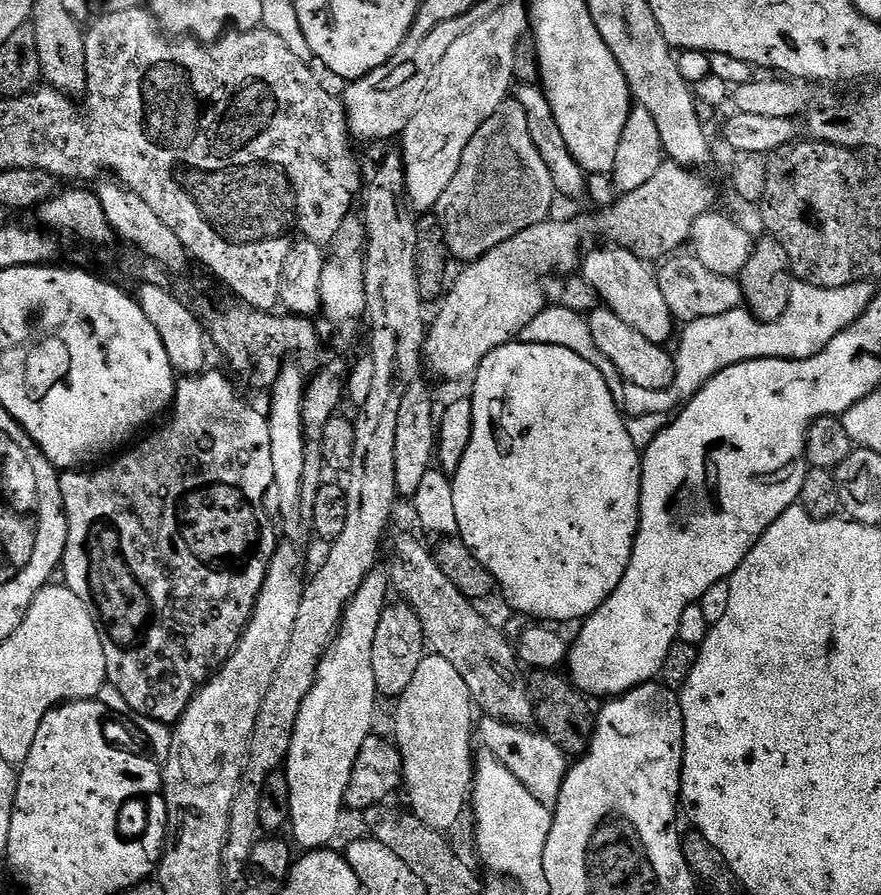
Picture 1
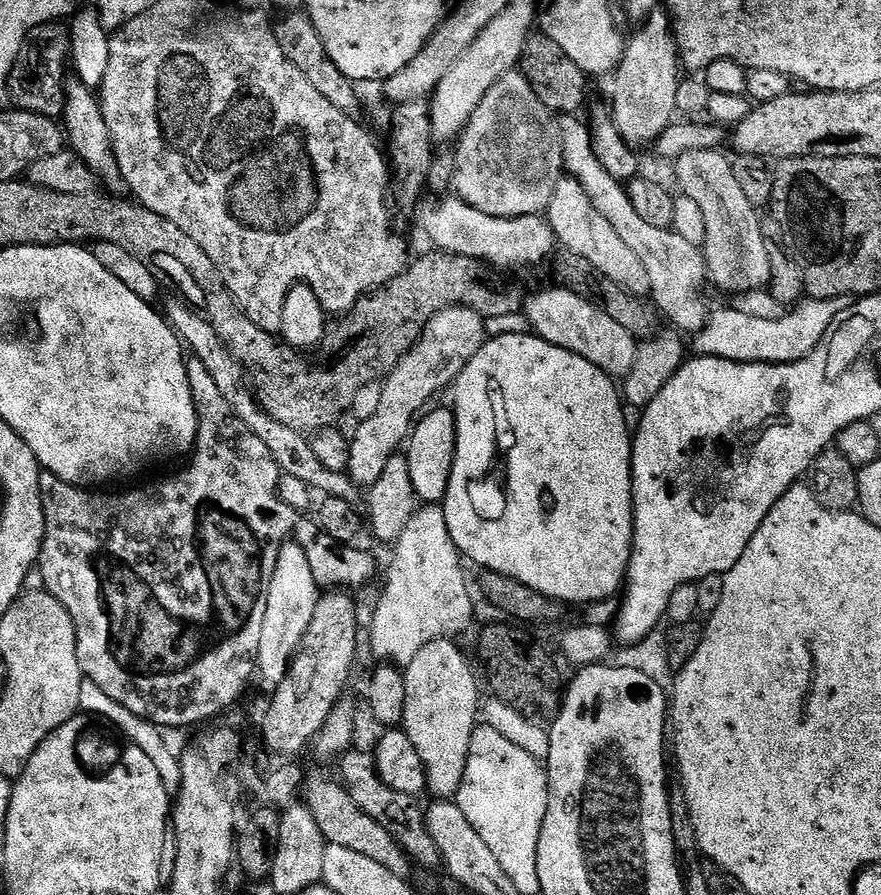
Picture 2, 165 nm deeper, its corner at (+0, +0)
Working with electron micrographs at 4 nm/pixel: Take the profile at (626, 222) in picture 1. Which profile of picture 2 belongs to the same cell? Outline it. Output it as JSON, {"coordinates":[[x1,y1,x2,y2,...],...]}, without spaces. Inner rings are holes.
{"coordinates":[[447,308,430,318,414,347,400,359,398,366,383,381,382,403,378,410,372,417,360,421,358,432,350,443,347,475,353,483,368,490,378,482,386,462,407,441,418,414,429,407,428,399,438,395,447,384,448,387,455,385,460,371,484,345,484,321,485,317,479,316,473,308]]}

